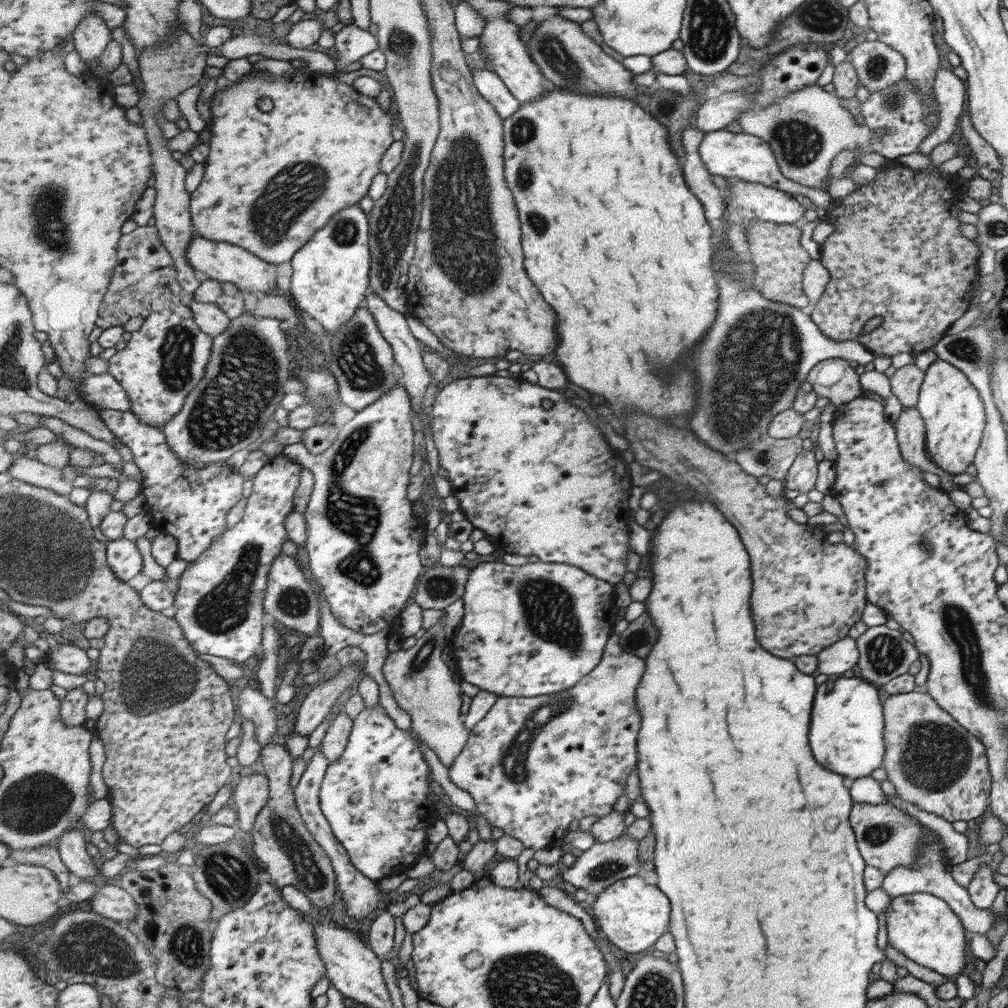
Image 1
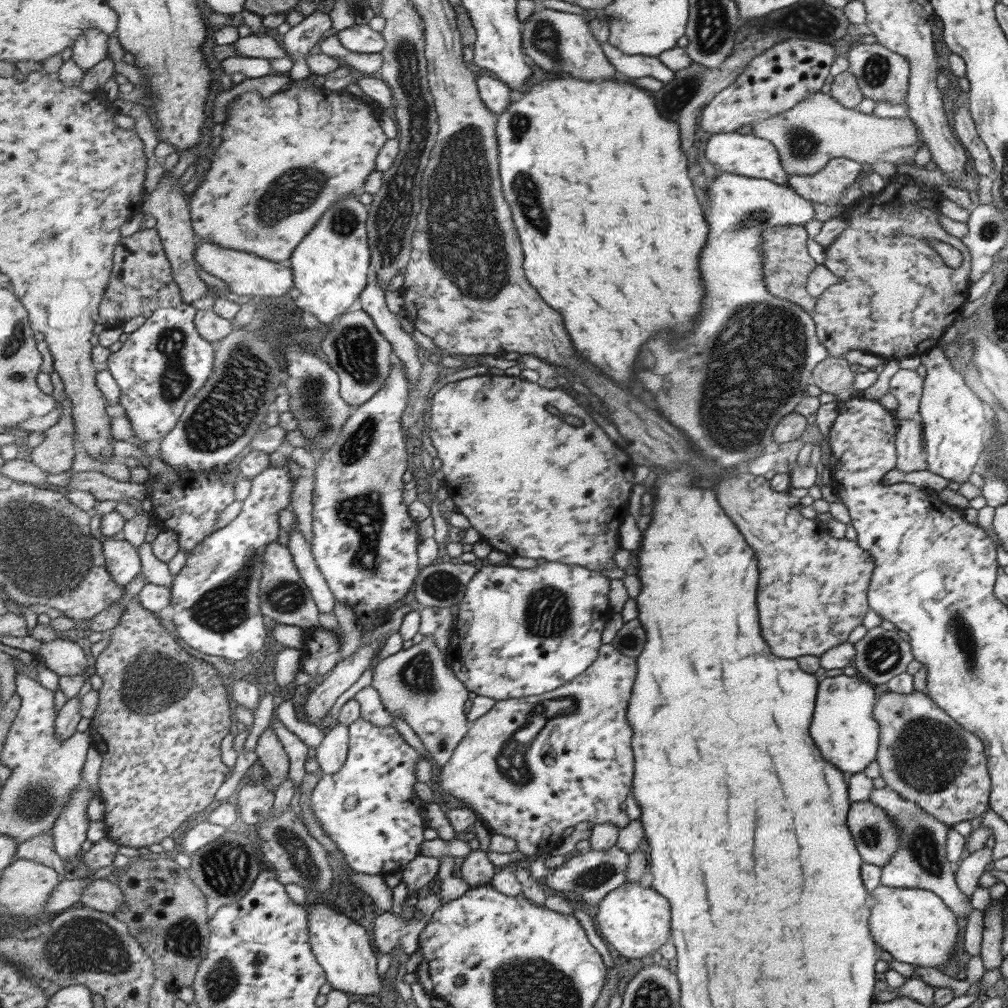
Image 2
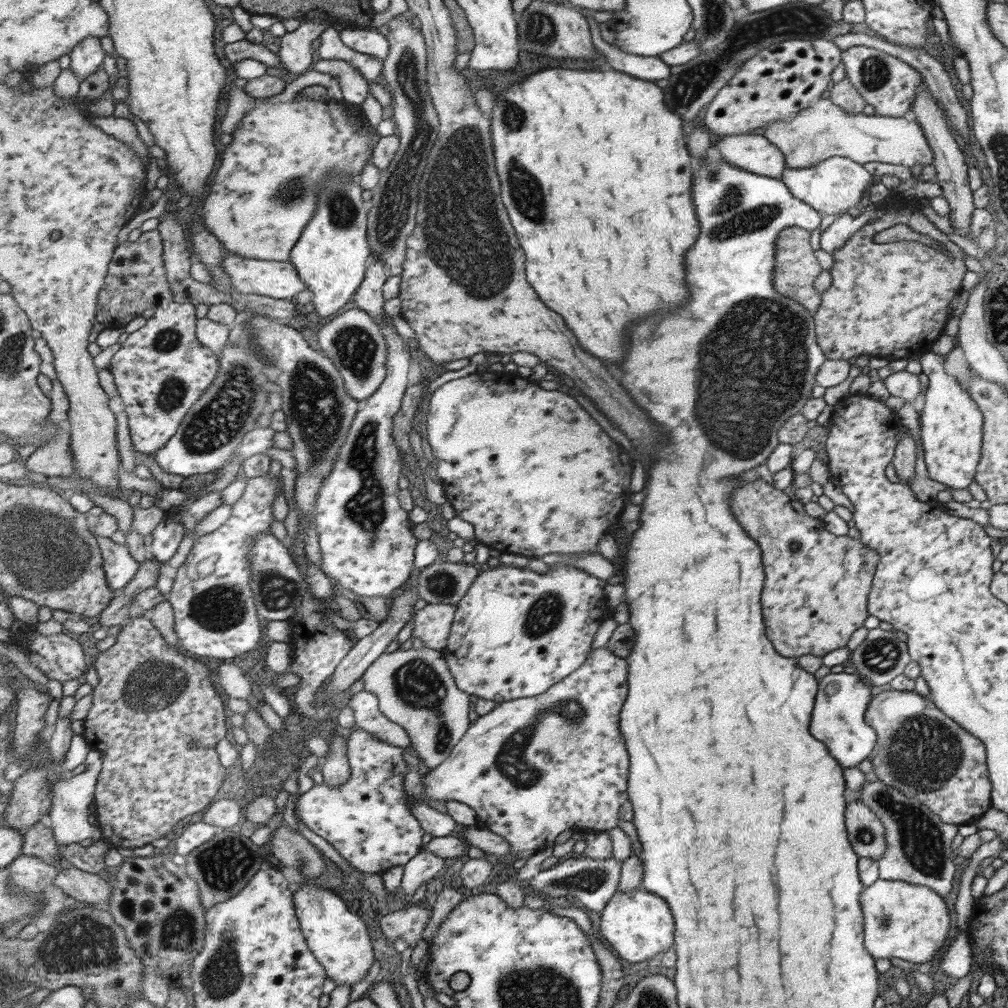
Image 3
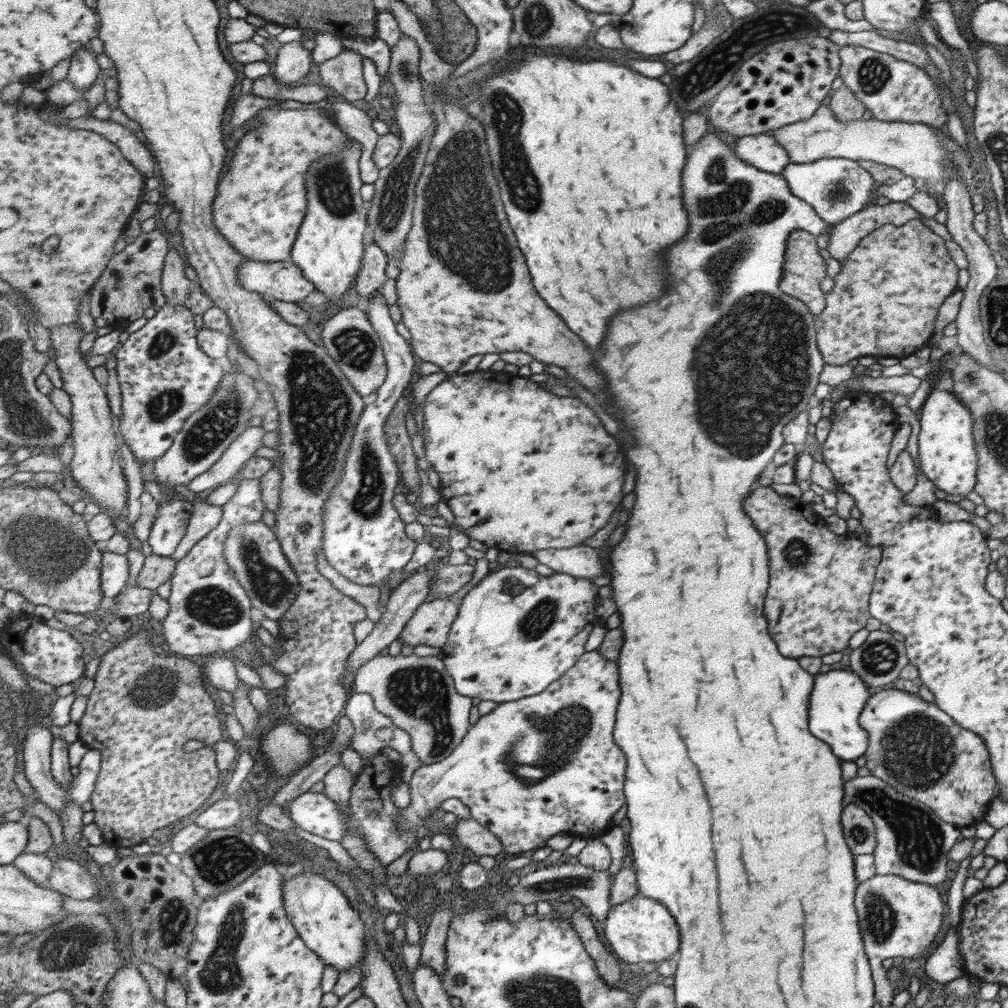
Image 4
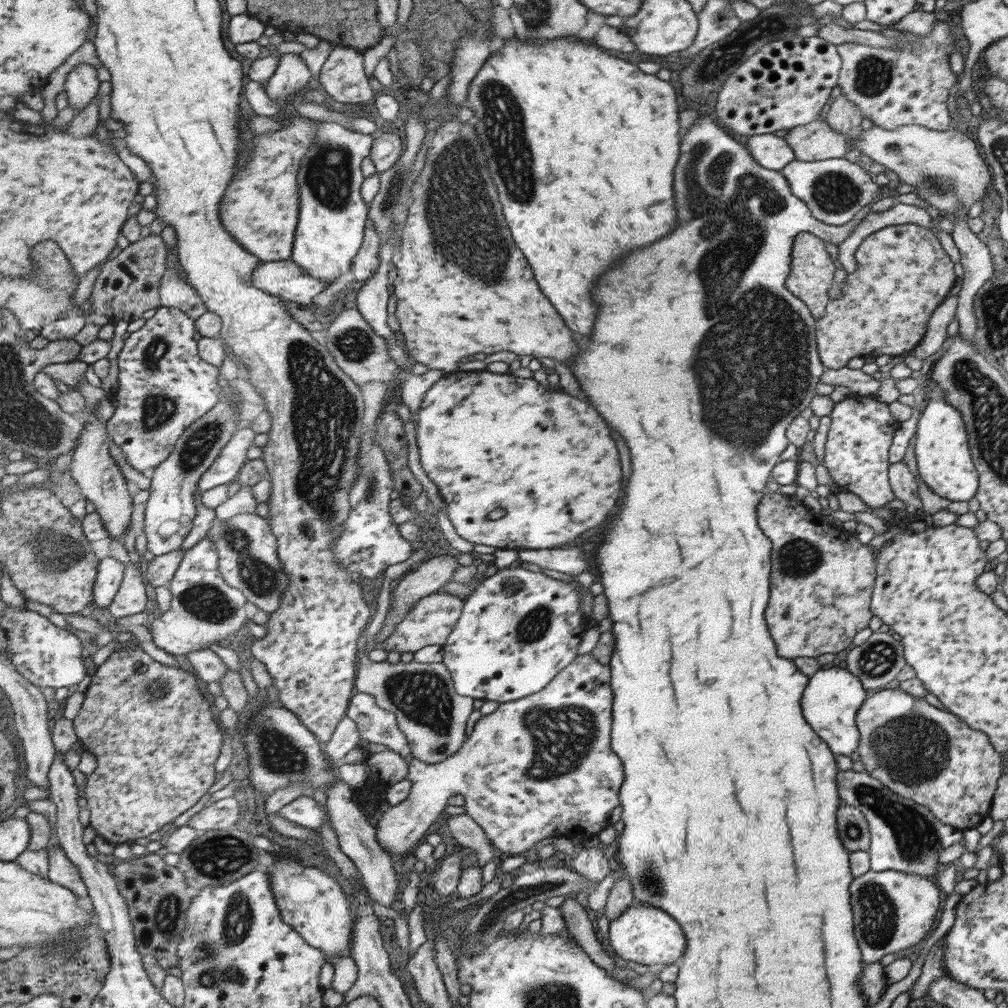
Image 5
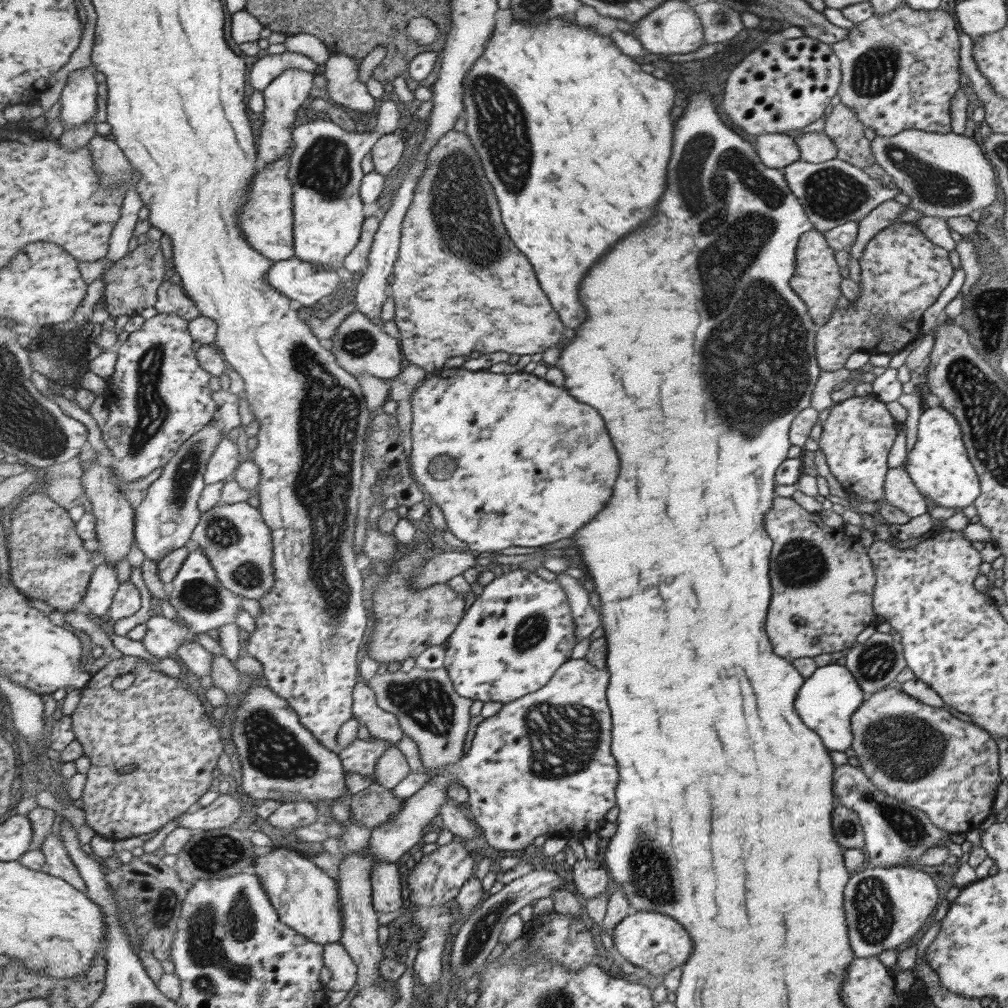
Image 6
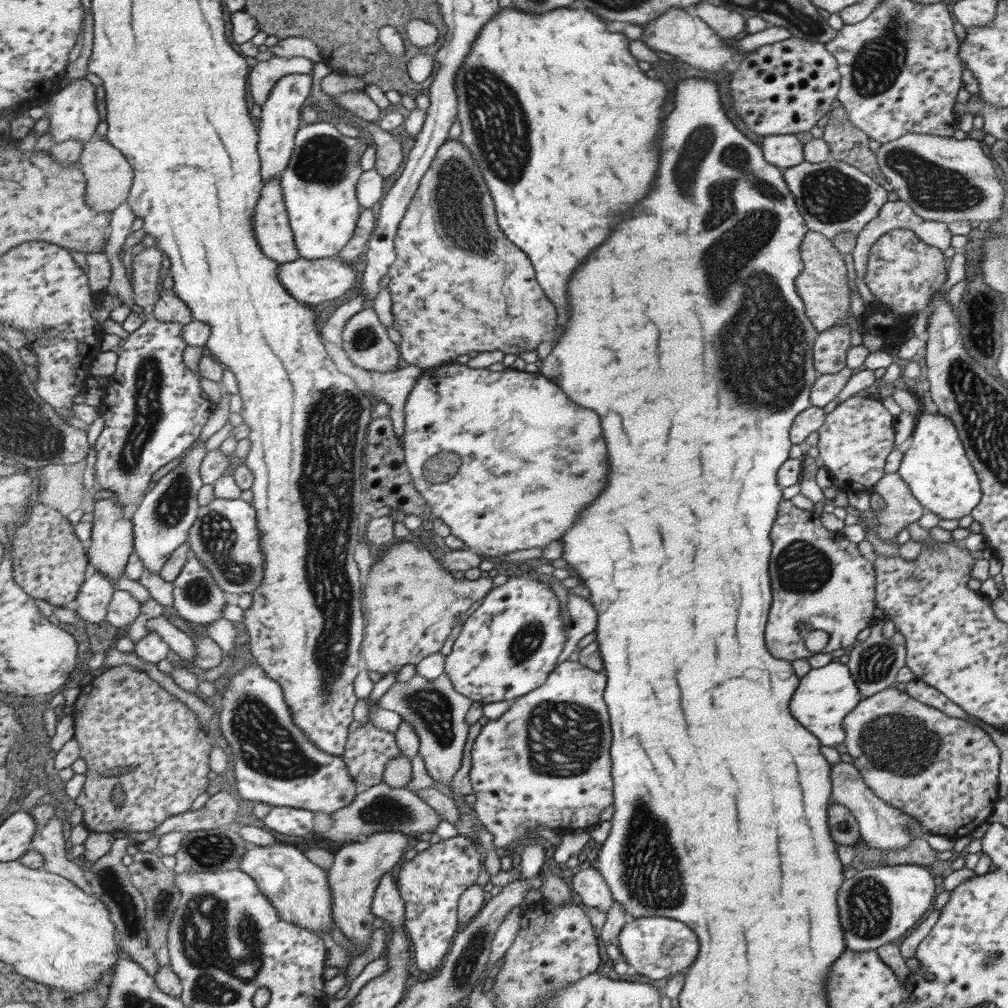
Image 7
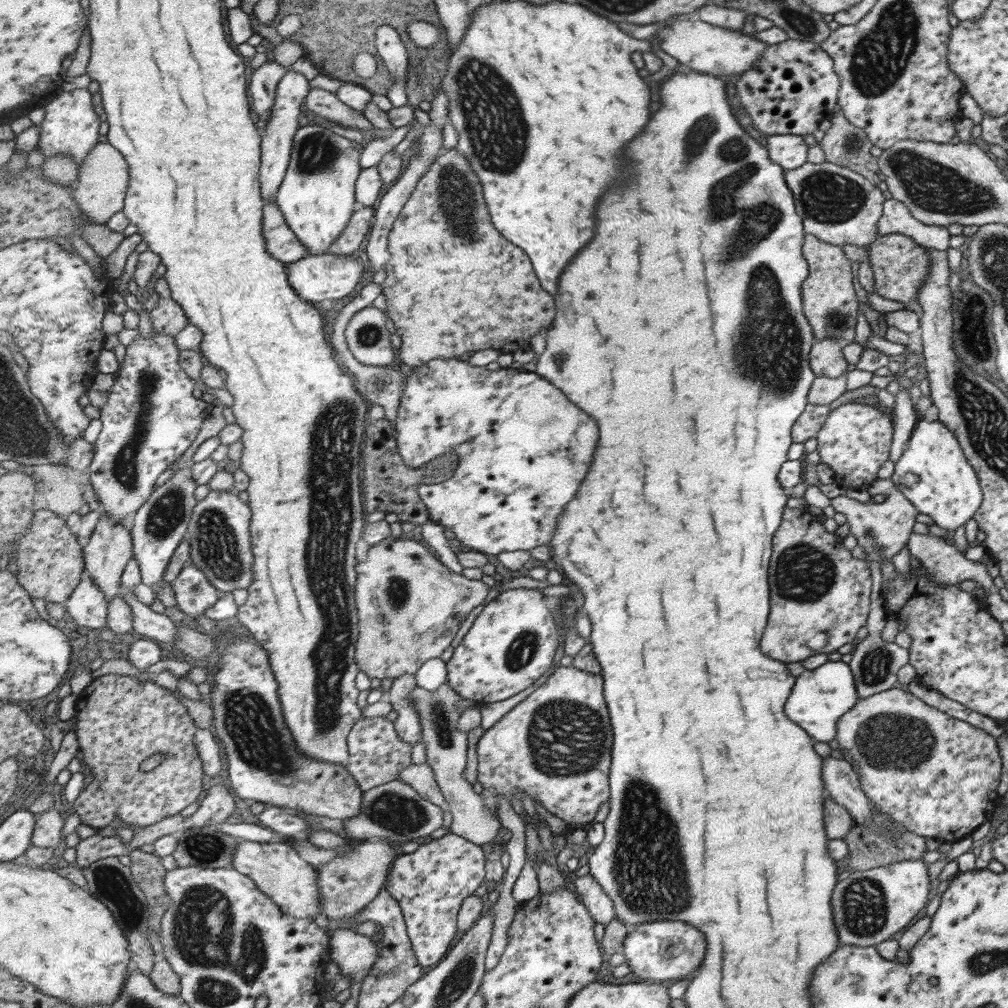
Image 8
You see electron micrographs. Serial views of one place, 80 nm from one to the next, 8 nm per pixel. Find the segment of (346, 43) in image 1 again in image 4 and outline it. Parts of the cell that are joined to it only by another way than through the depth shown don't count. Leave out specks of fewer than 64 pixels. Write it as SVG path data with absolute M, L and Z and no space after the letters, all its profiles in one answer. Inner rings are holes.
M376 35L359 38L349 37L342 40L345 47L356 50L360 55L373 60L381 76L385 76L385 74L389 76L393 51L388 42L380 40Z

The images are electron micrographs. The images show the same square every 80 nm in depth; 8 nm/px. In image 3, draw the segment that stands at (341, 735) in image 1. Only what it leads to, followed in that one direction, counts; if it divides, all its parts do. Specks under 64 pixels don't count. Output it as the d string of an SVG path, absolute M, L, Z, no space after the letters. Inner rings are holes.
M338 734L331 741L328 756L323 756L326 761L322 767L322 774L329 786L342 786L348 782L352 773L348 756L348 741Z

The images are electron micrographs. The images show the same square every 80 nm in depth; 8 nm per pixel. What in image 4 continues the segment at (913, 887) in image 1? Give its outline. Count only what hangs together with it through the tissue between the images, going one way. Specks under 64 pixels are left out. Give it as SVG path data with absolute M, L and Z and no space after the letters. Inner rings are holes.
M857 776L842 782L849 802L865 811L872 820L875 846L872 852L875 874L896 874L911 882L922 882L942 891L947 878L947 851L957 842L959 828L943 822L928 806L909 798L879 778Z

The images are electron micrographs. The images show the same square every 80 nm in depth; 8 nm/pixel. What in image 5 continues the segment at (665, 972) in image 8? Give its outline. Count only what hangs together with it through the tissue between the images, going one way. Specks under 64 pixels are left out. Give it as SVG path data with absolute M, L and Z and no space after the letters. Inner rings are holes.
M642 902L626 910L617 920L611 920L608 939L619 956L625 961L653 966L653 964L679 963L688 949L686 932L676 918L662 908Z

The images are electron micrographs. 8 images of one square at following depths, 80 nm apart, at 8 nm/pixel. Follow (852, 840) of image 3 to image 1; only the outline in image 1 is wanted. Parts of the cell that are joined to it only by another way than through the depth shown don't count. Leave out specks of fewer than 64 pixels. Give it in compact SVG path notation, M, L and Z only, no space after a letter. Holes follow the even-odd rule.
M852 803L848 821L851 830L854 832L856 847L863 863L881 871L883 876L893 868L897 868L897 866L903 866L903 868L909 868L909 870L921 868L921 865L917 863L917 860L919 860L918 846L927 839L940 846L941 860L947 866L947 870L951 869L951 864L949 864L949 860L944 854L945 849L939 836L928 827L922 826L917 819L893 807L893 805L887 803Z

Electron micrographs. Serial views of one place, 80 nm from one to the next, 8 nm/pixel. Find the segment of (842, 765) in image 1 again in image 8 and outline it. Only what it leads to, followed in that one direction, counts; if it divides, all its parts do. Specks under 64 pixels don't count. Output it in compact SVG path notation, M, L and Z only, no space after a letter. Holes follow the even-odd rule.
M825 662L813 670L803 669L794 677L783 712L789 721L797 724L813 741L827 743L833 740L837 731L835 726L842 714L845 714L857 702L852 672L843 662Z

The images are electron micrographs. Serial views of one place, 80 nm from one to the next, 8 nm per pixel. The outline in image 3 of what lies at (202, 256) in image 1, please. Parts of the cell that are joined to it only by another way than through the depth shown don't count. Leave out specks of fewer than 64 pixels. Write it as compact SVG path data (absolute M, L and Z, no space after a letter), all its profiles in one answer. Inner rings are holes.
M225 252L225 255L226 257L222 265L230 276L232 286L234 286L236 292L293 300L297 294L301 294L303 290L308 289L307 283L302 279L298 268L290 261L277 262L257 258L245 258L231 252Z

